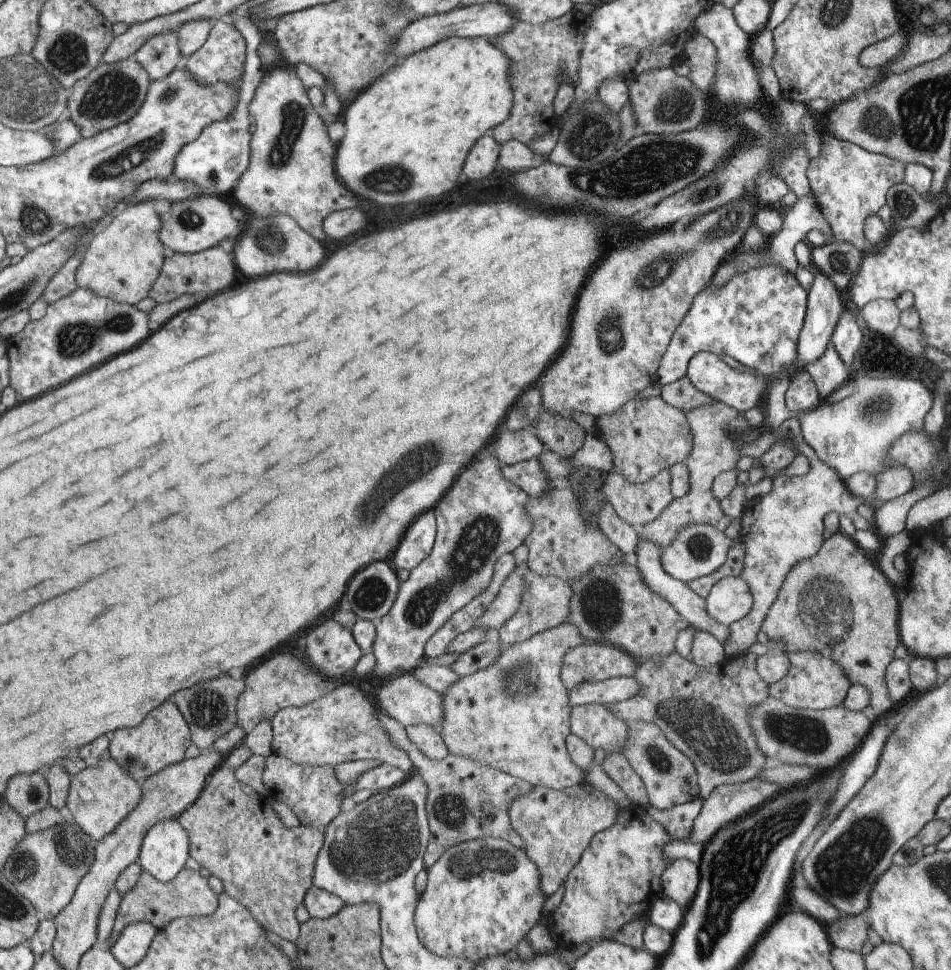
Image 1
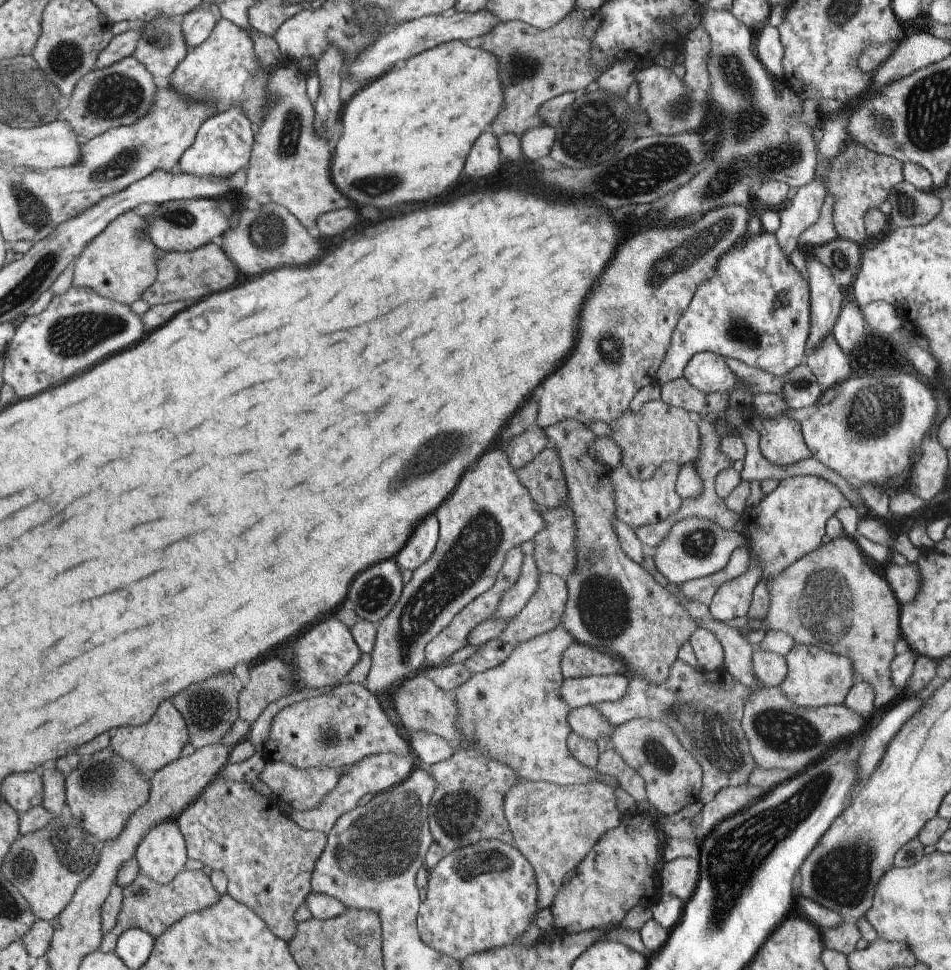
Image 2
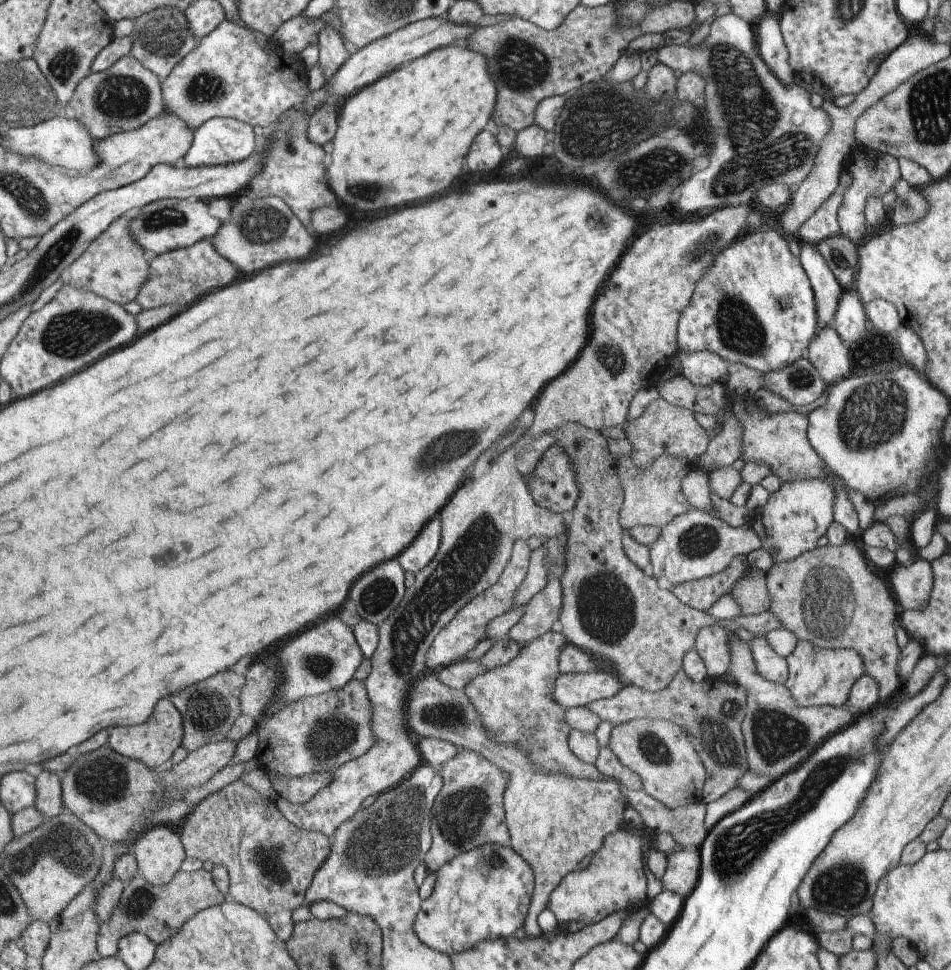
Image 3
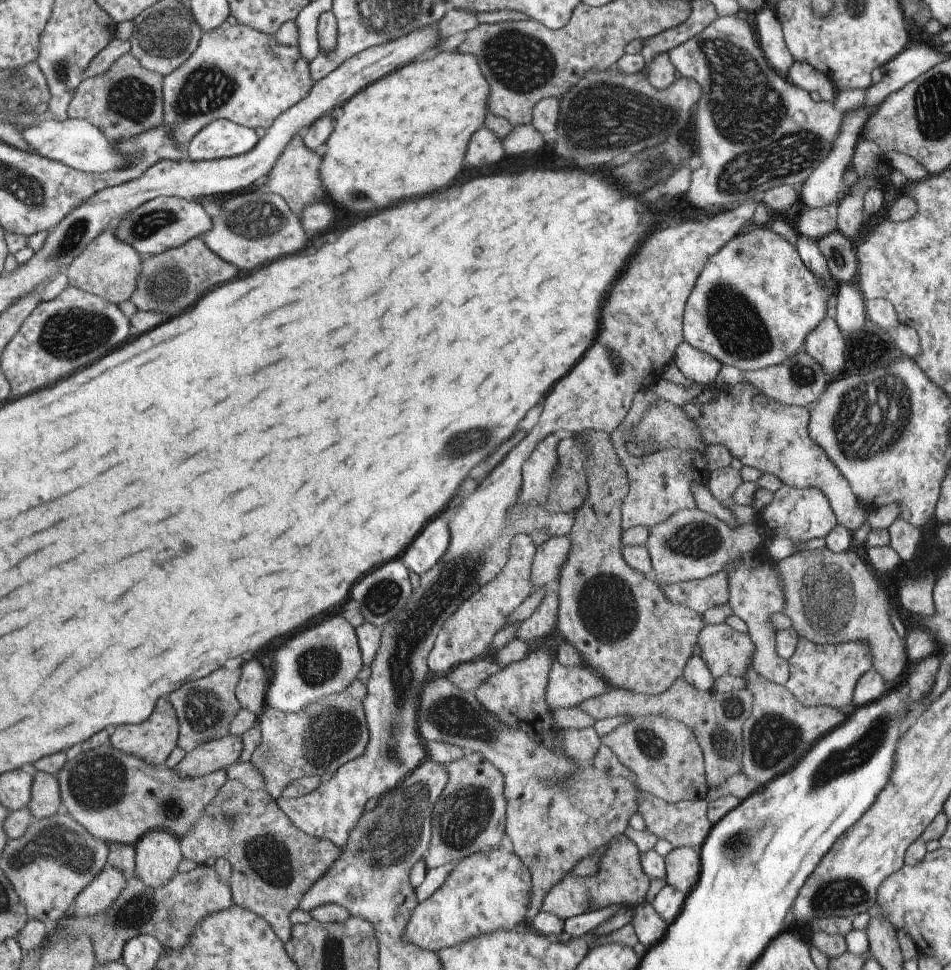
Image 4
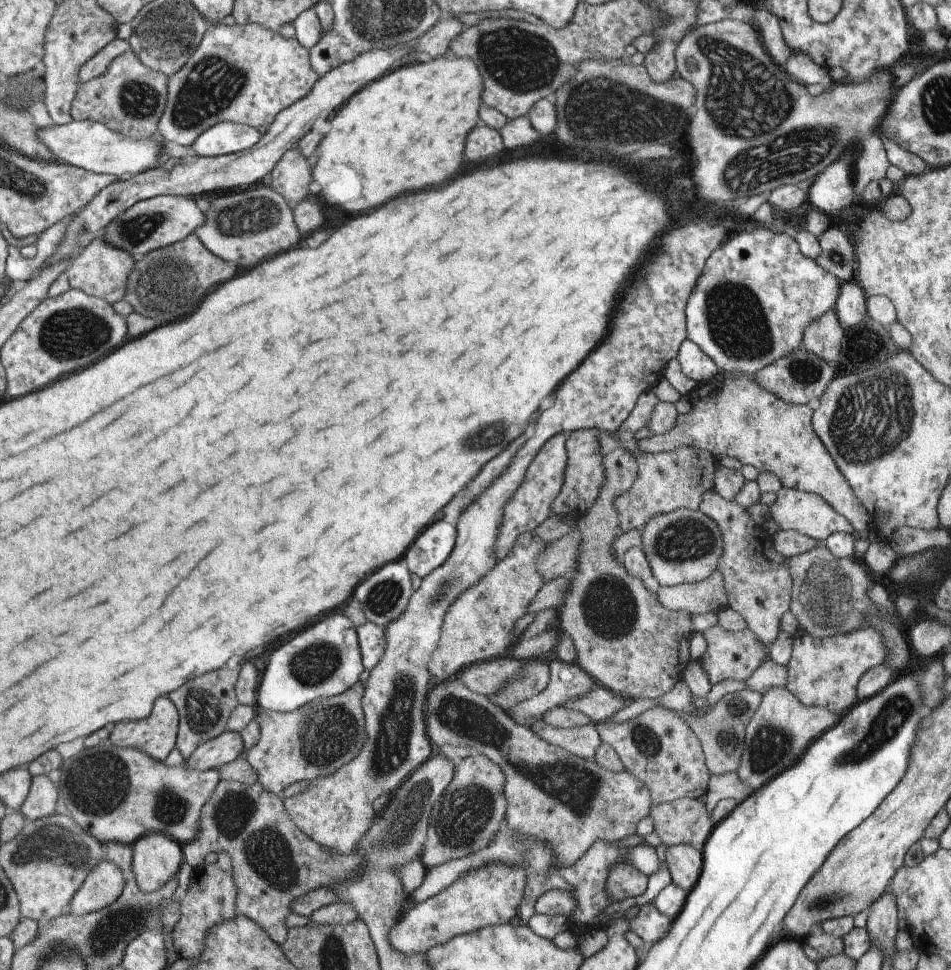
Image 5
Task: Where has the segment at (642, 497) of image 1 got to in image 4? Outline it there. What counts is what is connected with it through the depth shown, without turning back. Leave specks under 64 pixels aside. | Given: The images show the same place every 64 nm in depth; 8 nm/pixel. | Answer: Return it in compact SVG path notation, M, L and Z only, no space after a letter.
M651 387L639 389L632 398L629 410L619 426L610 433L610 441L618 454L620 466L627 477L628 491L620 504L621 531L631 526L652 527L663 522L679 509L692 509L696 506L692 497L692 486L706 482L709 470L706 468L703 453L680 451L679 449L657 450L647 455L635 457L625 450L625 442L621 432L629 430L634 423L641 420L649 405L657 402L658 396Z

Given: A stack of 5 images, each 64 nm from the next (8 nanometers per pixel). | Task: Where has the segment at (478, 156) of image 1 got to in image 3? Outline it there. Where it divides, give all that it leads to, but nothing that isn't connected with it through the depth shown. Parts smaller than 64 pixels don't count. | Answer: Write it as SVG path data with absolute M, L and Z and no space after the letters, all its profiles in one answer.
M483 130L477 134L477 138L473 138L473 144L465 156L465 168L471 174L483 174L483 172L491 172L493 168L499 166L501 162L501 150L497 139L488 131Z

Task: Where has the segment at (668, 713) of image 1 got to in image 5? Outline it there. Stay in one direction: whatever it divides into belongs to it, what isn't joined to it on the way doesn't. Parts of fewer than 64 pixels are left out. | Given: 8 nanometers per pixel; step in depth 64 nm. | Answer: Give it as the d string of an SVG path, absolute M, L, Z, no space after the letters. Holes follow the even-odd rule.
M595 686L587 694L567 701L559 707L569 707L571 710L581 712L590 718L591 724L597 725L632 701L605 687ZM743 688L724 694L710 707L706 705L706 700L703 697L696 697L691 694L690 701L692 706L700 713L681 713L678 711L677 714L695 733L706 760L709 776L735 773L744 747L744 726L746 722L749 722L749 718L753 716L757 705L760 703L760 694L754 690Z

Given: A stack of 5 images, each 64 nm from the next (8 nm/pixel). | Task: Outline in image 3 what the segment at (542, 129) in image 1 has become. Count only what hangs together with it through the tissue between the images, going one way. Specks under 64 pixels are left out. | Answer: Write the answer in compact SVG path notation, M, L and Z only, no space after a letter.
M671 1L646 13L635 27L624 31L616 28L616 2L600 7L577 4L563 22L546 31L519 17L506 18L490 26L477 26L464 45L485 55L489 76L496 86L496 104L491 120L497 127L519 132L534 124L534 110L544 98L569 96L581 86L600 80L626 50L627 44L639 35L666 30L687 30L695 24L693 4Z

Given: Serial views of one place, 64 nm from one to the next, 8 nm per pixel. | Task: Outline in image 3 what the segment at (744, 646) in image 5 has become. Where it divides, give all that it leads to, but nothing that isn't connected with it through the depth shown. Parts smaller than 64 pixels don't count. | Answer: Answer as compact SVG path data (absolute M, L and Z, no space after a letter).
M717 626L700 628L694 638L692 651L698 654L700 661L705 666L705 673L709 677L719 677L726 672L728 665L728 637L727 633L733 633Z

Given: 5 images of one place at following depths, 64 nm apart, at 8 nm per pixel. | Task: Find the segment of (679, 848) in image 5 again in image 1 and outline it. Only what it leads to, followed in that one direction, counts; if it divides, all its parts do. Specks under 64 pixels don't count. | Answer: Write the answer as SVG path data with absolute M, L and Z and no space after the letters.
M675 859L660 876L661 890L679 906L689 906L699 882L698 865L687 859Z

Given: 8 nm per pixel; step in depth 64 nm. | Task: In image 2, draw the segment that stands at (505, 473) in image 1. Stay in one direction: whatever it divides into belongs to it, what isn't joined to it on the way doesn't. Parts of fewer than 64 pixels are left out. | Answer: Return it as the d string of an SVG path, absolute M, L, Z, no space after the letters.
M553 448L543 449L532 461L513 470L519 484L529 493L537 508L552 509L568 504L562 466Z

